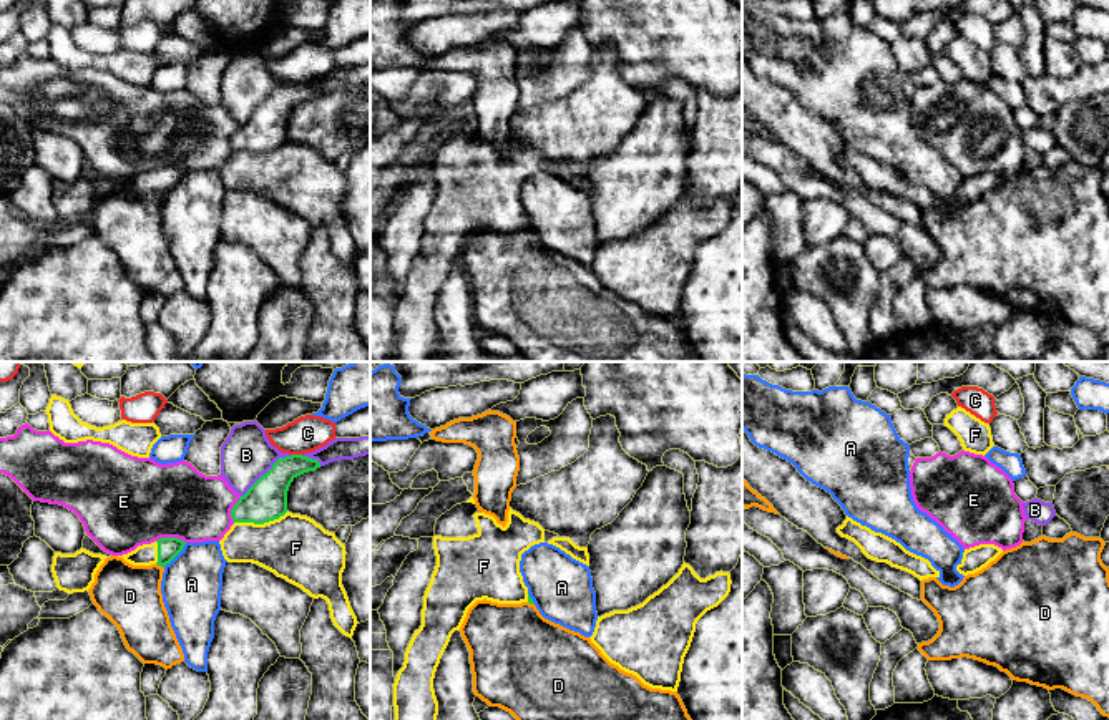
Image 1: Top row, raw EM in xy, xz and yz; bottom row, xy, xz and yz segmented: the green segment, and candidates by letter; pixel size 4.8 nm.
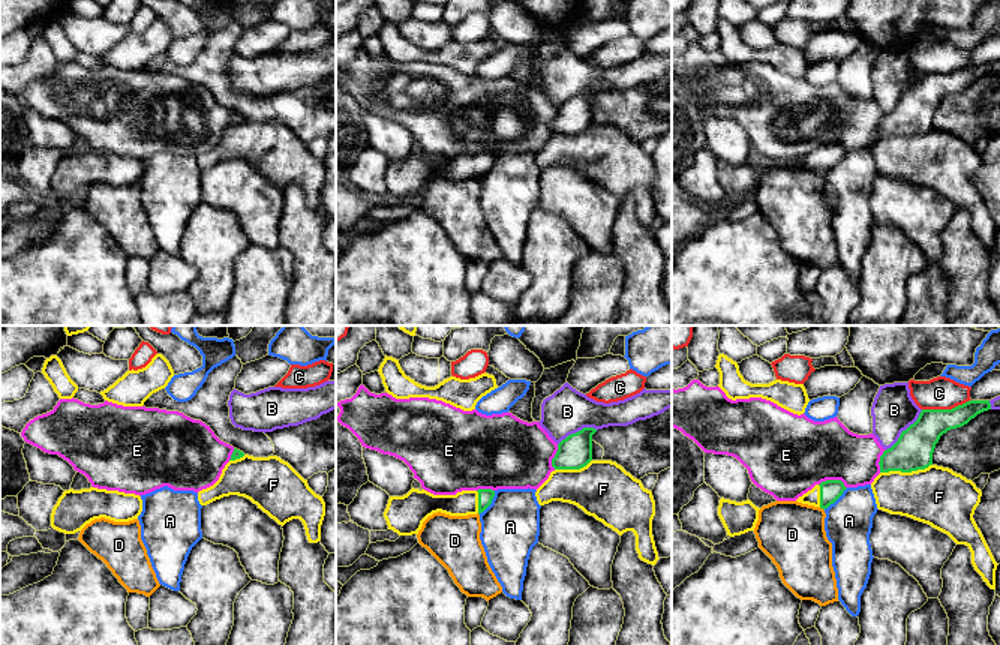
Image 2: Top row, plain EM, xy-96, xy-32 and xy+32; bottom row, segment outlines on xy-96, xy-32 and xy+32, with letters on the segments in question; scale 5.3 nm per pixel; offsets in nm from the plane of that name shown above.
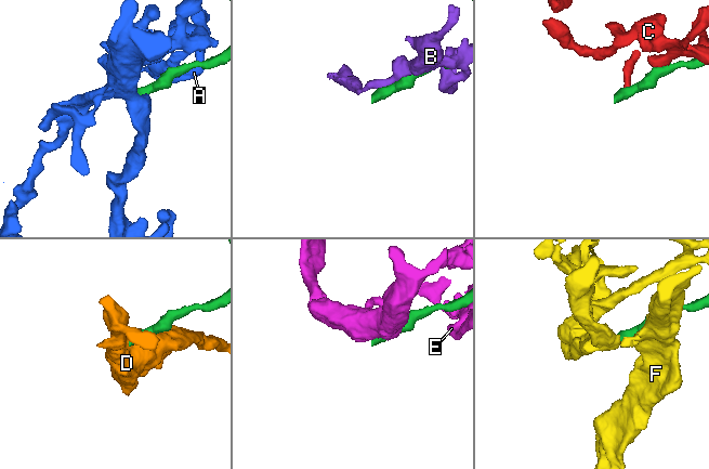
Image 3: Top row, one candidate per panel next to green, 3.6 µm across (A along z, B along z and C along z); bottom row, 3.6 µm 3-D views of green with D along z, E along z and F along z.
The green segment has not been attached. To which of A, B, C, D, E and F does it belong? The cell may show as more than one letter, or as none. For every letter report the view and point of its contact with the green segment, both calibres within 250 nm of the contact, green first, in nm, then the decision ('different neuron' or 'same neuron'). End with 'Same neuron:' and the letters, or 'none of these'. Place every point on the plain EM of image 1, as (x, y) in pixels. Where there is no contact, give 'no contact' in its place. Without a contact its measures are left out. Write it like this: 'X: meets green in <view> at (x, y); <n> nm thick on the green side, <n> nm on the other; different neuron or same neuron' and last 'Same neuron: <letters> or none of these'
A: meets green in xy at (175, 184); 110 nm thick on the green side, 300 nm on the other; different neuron
B: meets green in xy at (268, 100); 200 nm thick on the green side, 240 nm on the other; different neuron
C: meets green in xy at (298, 83); 190 nm thick on the green side, 180 nm on the other; different neuron
D: meets green in xy at (160, 193); 110 nm thick on the green side, 300 nm on the other; different neuron
E: meets green in xy at (171, 166); 110 nm thick on the green side, 420 nm on the other; different neuron
F: meets green in xy at (261, 151); 200 nm thick on the green side, 320 nm on the other; same neuron
Same neuron: F

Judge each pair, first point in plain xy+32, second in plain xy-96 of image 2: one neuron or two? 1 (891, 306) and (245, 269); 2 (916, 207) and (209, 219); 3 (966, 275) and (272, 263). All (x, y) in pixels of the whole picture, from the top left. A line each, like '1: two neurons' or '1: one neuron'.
1: two neurons
2: two neurons
3: two neurons

